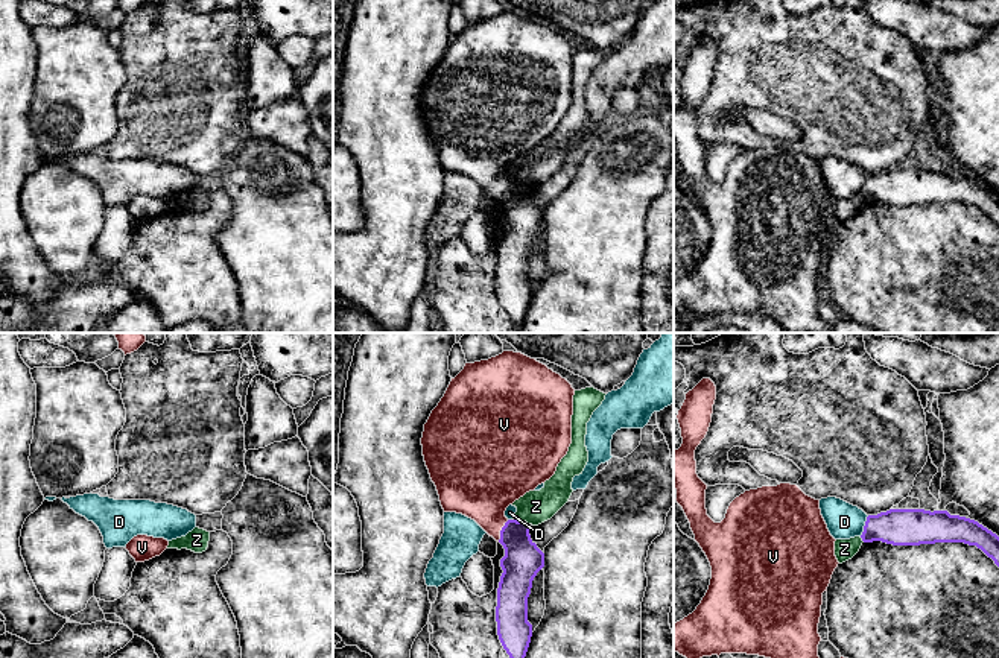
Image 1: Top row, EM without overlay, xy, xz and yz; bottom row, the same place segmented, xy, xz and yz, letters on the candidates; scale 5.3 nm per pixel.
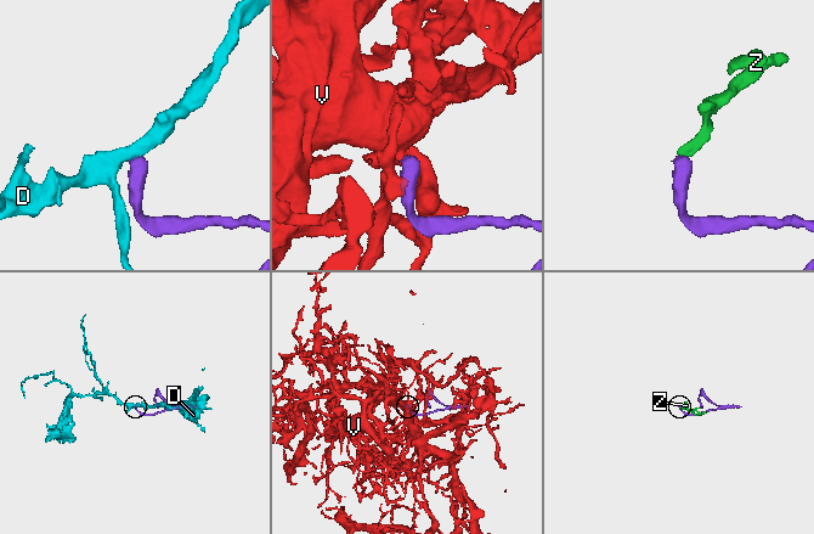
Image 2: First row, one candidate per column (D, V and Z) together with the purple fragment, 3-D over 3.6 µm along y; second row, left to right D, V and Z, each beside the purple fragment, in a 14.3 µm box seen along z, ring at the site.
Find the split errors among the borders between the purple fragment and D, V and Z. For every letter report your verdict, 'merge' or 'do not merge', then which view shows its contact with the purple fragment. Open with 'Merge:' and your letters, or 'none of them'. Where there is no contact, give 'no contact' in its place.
Merge: V
D: do not merge; meets purple in yz
V: merge; meets purple in xz
Z: do not merge; meets purple in xz

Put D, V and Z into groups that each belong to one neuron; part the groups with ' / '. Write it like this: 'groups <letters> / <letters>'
groups D / V / Z

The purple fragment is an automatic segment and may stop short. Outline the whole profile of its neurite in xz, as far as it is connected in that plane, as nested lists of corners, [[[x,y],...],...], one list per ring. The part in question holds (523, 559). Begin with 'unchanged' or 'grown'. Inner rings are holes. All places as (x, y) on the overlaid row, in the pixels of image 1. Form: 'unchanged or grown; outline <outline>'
grown; outline [[[503,351],[488,360],[465,363],[424,424],[423,456],[444,512],[474,520],[505,549],[496,622],[499,640],[509,658],[526,656],[532,637],[528,597],[534,577],[544,567],[544,553],[531,539],[531,526],[508,520],[505,511],[549,480],[567,454],[573,395],[572,384],[546,365],[522,353]]]

